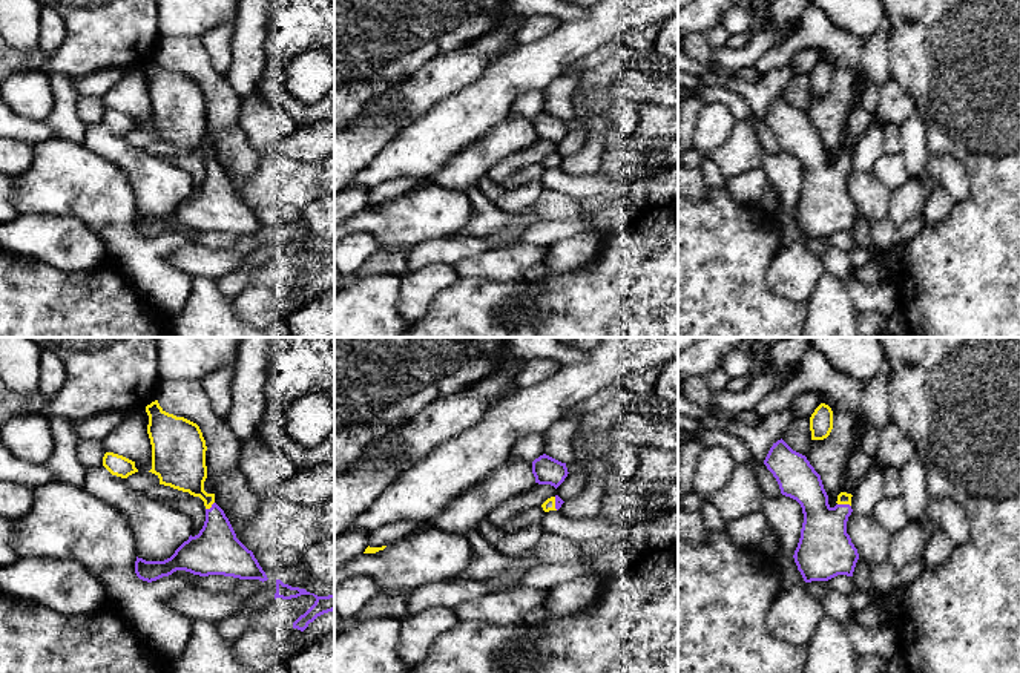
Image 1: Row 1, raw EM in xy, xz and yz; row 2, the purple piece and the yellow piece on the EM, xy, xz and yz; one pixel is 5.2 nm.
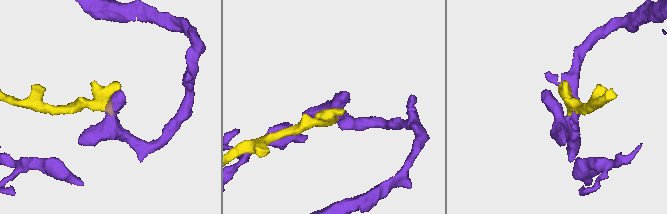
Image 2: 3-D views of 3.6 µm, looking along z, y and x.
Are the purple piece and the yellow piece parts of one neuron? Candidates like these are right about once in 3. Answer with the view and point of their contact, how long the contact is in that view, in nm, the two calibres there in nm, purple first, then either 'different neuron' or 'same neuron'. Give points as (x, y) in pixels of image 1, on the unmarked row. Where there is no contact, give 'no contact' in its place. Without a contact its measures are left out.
yz (844, 161) | 70 nm | 280/60 nm | same neuron

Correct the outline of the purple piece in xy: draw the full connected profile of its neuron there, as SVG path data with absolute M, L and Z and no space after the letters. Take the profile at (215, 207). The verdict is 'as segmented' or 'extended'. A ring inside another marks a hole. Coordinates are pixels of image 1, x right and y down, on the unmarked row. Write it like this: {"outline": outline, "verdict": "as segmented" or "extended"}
{"outline": "M158 57L147 61L146 69L152 101L149 129L160 135L160 141L199 153L206 163L206 178L199 190L190 192L170 215L146 218L137 213L137 233L152 239L176 227L186 227L199 233L224 231L267 238L253 208L236 195L224 167L215 159L215 150L204 147L207 103L199 83L166 69Z", "verdict": "extended"}

